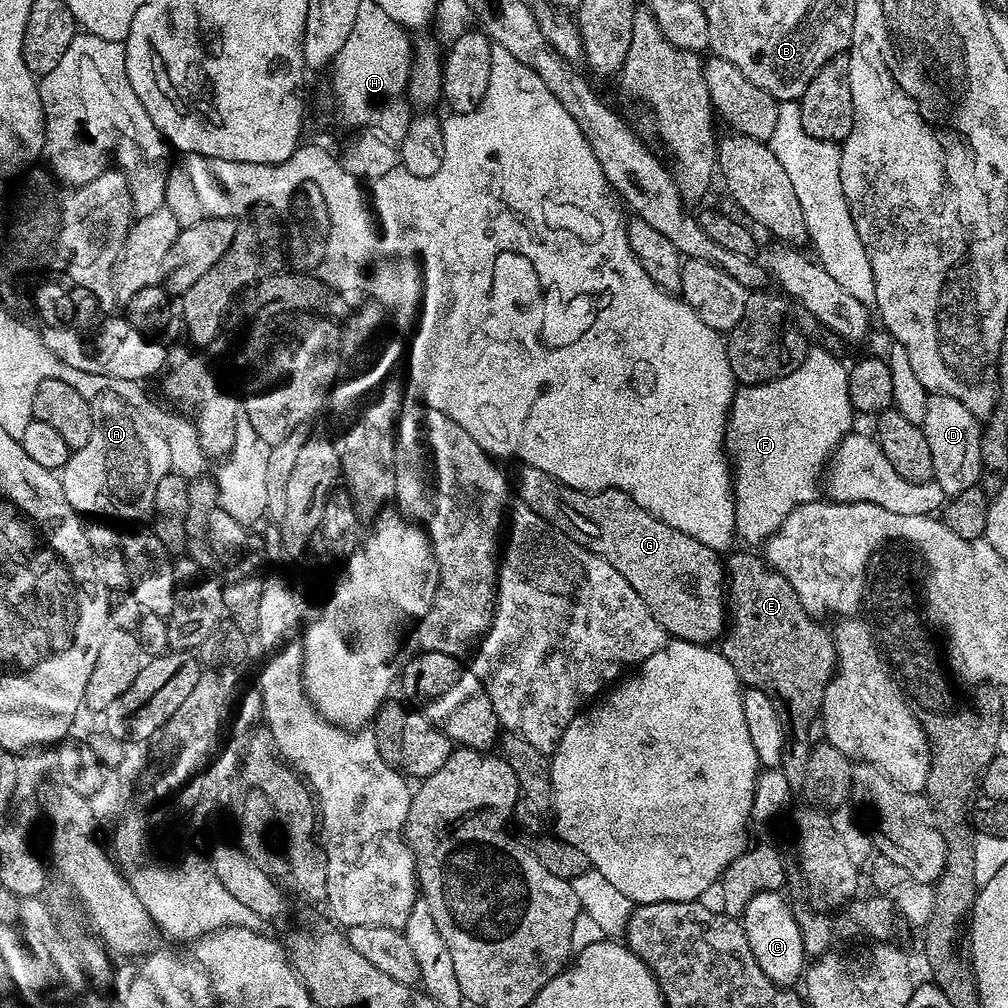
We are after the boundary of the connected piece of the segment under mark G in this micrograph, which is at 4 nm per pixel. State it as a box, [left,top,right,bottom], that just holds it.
[514,464,726,645]

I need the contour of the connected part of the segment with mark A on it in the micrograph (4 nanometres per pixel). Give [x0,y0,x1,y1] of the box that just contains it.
[58,392,171,521]

